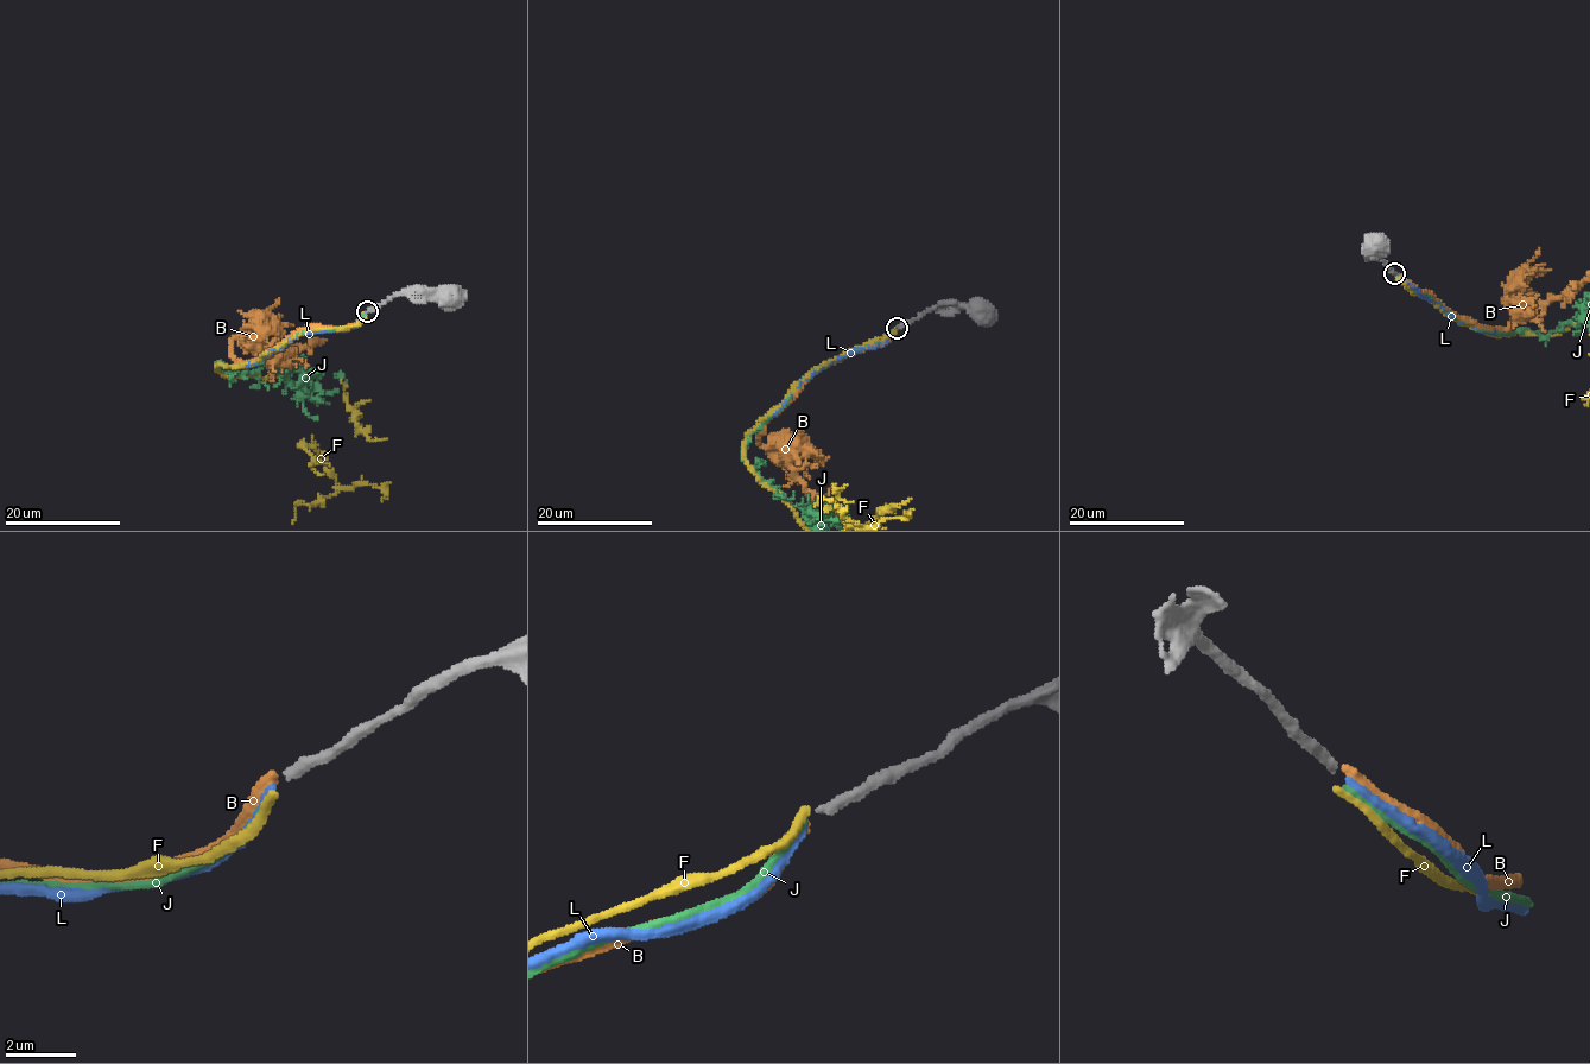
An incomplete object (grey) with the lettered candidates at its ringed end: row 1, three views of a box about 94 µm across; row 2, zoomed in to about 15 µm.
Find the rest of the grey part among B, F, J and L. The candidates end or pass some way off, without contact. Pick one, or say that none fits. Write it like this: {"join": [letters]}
{"join": ["L"]}

